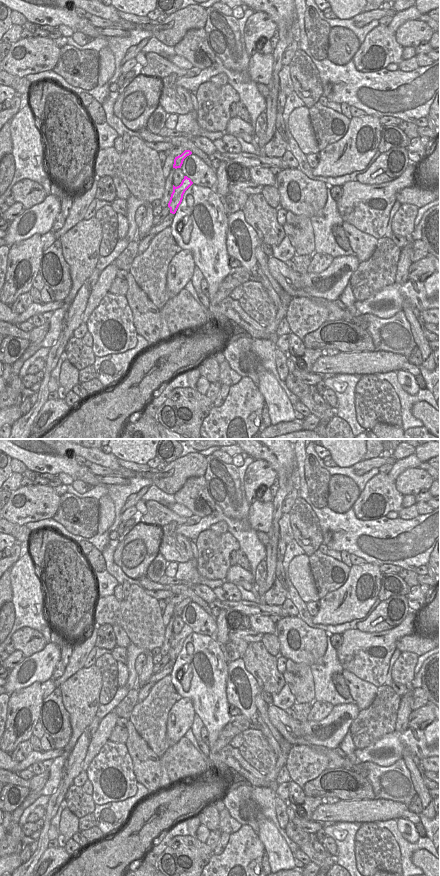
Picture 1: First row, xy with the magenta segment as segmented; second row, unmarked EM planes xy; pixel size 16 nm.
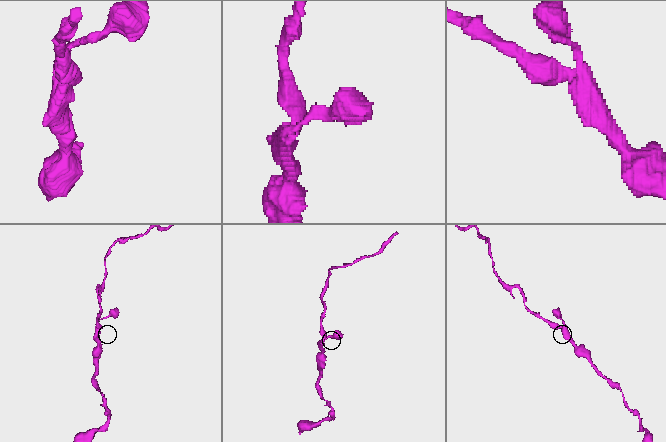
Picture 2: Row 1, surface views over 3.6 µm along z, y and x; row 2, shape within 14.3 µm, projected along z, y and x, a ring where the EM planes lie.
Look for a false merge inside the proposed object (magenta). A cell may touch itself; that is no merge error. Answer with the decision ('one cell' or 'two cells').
one cell

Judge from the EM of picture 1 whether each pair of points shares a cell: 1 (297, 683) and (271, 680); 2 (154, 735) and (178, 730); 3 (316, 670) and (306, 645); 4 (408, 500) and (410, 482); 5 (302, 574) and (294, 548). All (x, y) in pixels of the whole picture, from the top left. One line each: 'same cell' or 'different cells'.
1: different cells
2: different cells
3: different cells
4: different cells
5: different cells

